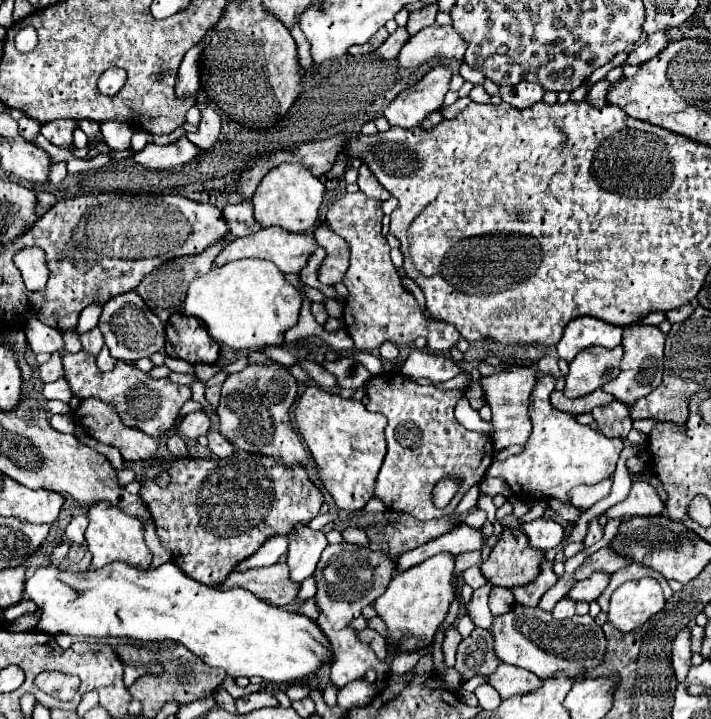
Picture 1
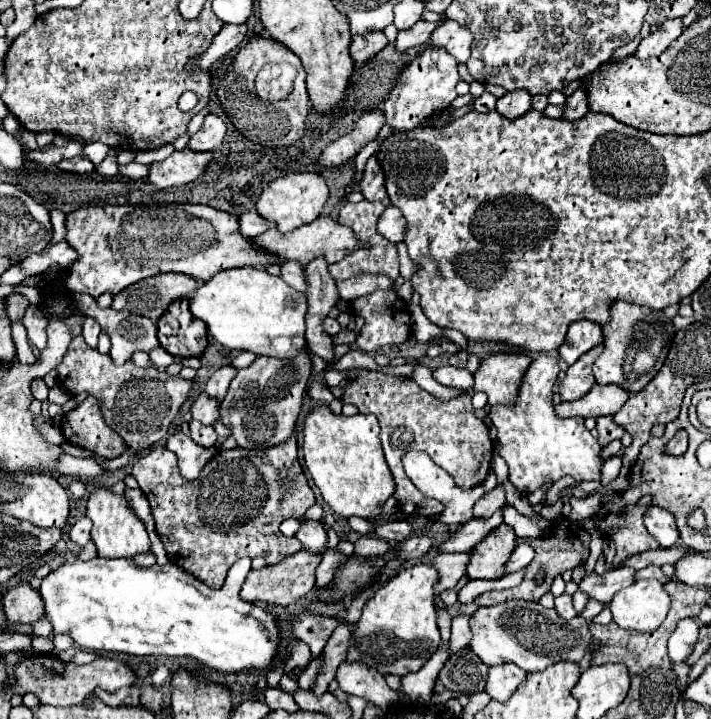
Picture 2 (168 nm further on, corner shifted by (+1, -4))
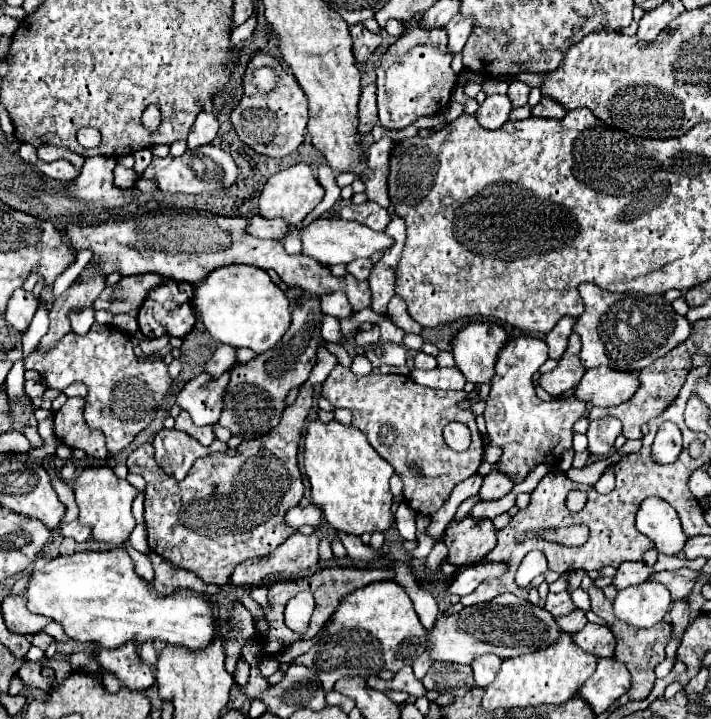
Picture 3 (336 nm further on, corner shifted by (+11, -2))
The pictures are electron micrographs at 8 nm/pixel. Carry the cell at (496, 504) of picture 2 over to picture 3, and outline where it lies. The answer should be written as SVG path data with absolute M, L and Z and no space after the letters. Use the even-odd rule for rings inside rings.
M492 468L492 472L488 476L484 476L484 484L480 488L480 498L482 500L498 500L502 496L506 496L512 490L512 480L508 480L508 476L504 476L502 472L498 472L498 468Z

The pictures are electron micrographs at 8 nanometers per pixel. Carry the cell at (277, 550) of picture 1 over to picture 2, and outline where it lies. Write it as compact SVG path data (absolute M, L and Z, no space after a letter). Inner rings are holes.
M92 558L88 562L76 560L52 570L42 580L40 594L46 618L52 624L52 634L62 632L72 636L74 644L82 650L122 652L134 656L190 656L222 674L238 674L242 670L266 672L278 656L280 628L278 620L270 612L240 598L240 590L250 570L250 558L240 558L228 570L224 586L220 590L210 590L172 562L142 568L134 560L126 558Z

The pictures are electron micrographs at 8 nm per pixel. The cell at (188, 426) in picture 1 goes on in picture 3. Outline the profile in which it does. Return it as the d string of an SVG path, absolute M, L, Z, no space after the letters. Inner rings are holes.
M206 372L190 380L176 396L176 404L190 412L196 426L216 424L222 412L222 400L228 386L228 372L220 378L212 378Z

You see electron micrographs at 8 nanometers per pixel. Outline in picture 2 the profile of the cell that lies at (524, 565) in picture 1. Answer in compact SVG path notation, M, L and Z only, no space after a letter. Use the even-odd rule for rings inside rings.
M508 524L492 530L474 550L466 568L468 578L498 580L506 574L506 564L516 548L516 534Z

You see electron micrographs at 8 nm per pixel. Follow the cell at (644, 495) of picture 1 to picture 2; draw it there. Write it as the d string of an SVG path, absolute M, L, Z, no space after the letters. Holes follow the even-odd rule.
M648 506L644 514L644 526L658 540L662 548L672 548L680 538L674 516L664 508Z

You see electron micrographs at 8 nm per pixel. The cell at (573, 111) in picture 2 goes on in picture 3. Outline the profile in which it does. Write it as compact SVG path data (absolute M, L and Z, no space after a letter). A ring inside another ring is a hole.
M542 98L534 108L532 108L532 116L542 116L542 118L562 118L566 114L566 110L550 100L550 98Z

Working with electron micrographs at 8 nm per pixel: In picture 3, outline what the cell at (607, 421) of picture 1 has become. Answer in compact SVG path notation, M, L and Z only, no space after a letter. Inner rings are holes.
M604 416L600 420L590 422L590 428L586 432L588 436L588 448L592 454L604 456L612 450L614 440L622 434L622 424L614 416Z

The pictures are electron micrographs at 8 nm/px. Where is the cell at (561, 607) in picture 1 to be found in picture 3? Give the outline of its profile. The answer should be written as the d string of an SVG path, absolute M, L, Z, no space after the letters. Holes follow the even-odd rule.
M558 592L558 594L548 594L548 600L546 600L546 610L552 614L552 616L564 616L564 614L570 614L576 610L576 604L572 602L570 594L568 592Z

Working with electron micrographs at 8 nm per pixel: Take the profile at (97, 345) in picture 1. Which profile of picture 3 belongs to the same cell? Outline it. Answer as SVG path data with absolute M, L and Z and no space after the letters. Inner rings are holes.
M82 308L82 310L70 312L68 318L70 318L70 324L72 324L72 332L84 336L94 324L94 308Z

